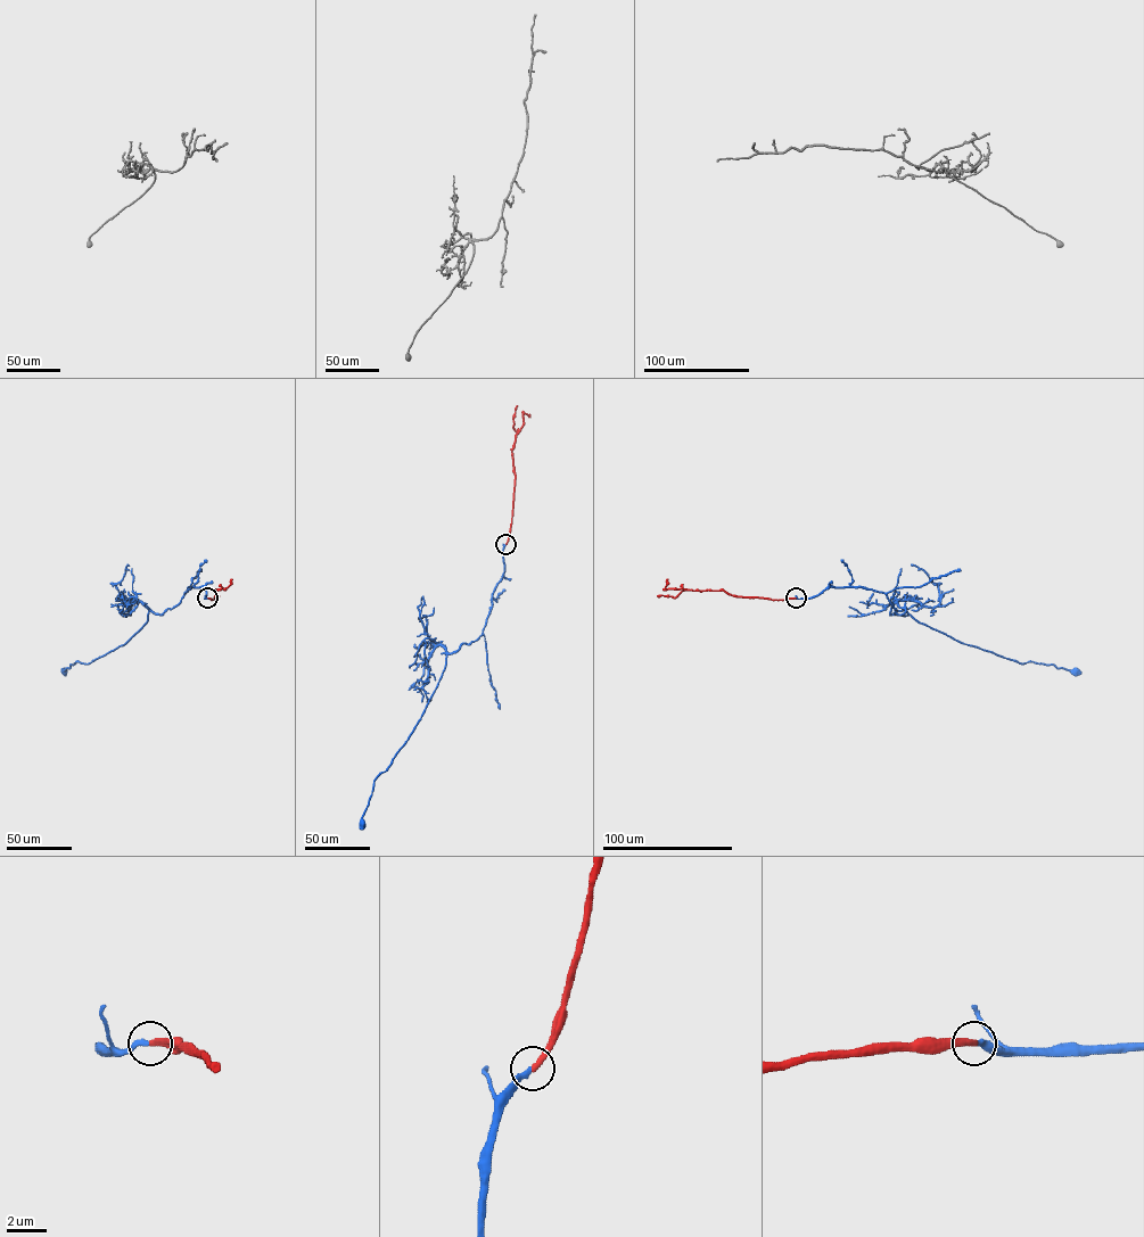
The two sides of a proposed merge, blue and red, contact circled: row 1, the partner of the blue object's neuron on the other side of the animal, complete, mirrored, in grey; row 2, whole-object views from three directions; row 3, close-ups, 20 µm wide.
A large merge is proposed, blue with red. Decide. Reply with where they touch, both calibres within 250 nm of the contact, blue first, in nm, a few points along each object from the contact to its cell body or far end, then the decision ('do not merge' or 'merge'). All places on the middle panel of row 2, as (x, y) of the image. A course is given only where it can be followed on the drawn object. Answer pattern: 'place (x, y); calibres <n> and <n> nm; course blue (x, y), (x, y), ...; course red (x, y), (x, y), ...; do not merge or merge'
place (505, 544); calibres 280 and 320 nm; course blue (505, 544), (504, 572), (482, 634), (447, 654), (421, 718), (375, 780), (362, 824); course red (505, 544), (516, 477), (512, 448), (523, 425), (523, 414), (529, 415); merge

